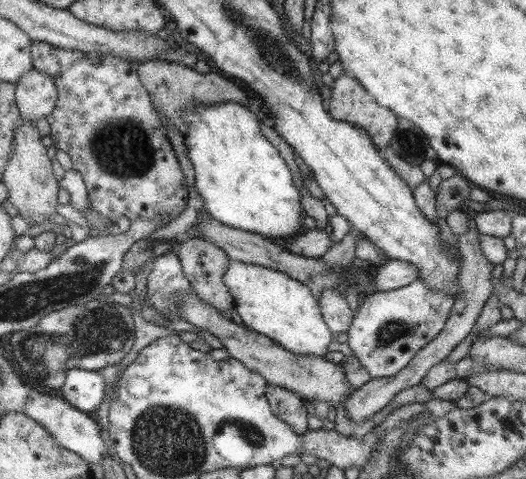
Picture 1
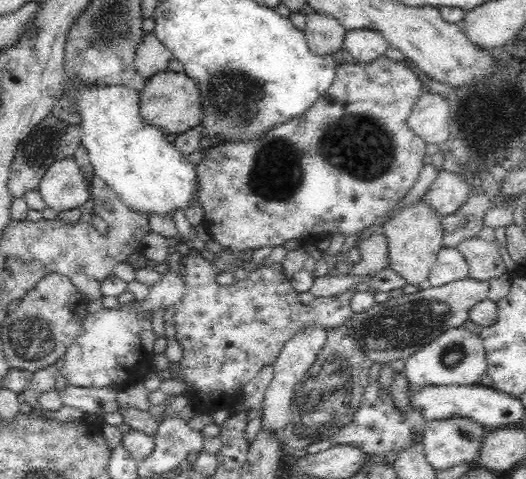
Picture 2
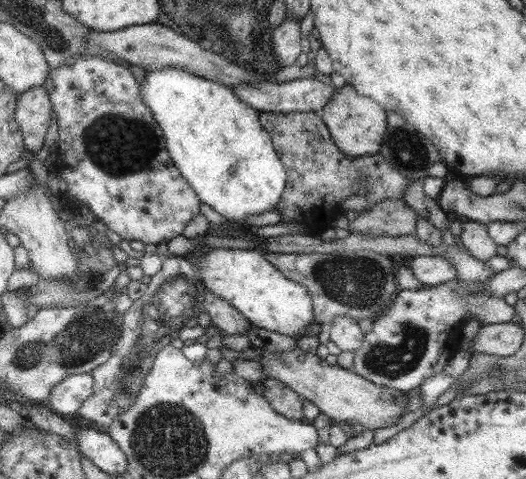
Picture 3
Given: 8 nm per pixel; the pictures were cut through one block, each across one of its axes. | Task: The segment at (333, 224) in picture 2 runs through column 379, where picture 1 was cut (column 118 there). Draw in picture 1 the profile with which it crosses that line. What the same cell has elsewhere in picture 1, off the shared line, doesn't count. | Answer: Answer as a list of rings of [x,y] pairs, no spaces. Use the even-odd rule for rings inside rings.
[[[32,41],[30,52],[34,70],[47,74],[57,86],[55,106],[46,117],[52,146],[69,156],[72,169],[79,172],[85,185],[91,208],[109,223],[119,216],[130,221],[139,218],[165,225],[177,218],[187,200],[183,174],[164,130],[159,128],[149,92],[138,77],[137,64],[111,54],[67,50],[46,42]]]

